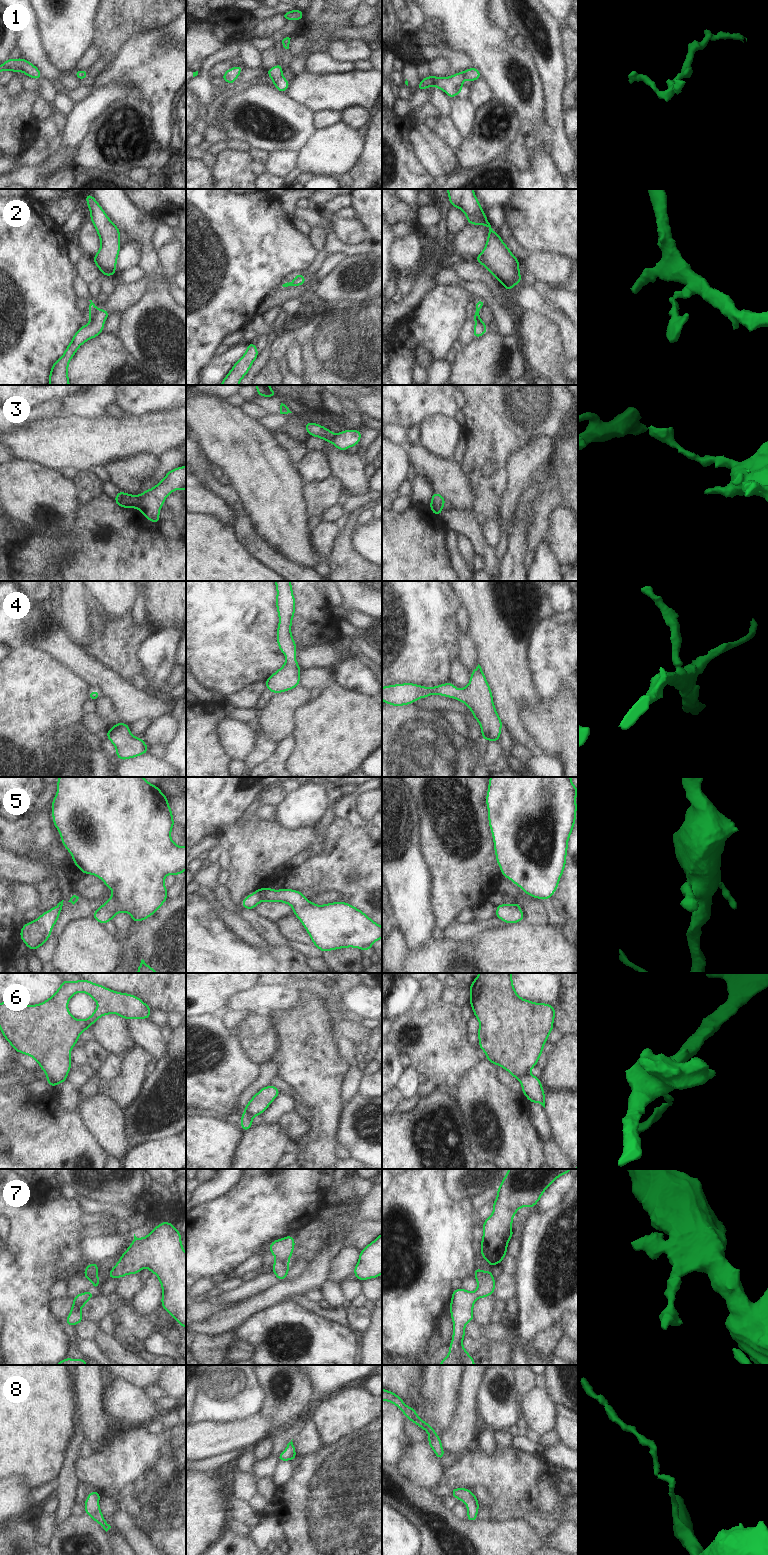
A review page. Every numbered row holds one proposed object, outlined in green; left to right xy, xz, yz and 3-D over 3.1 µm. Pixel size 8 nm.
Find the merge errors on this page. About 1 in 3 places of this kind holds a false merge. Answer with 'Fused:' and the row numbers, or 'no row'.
Fused: 2, 3, 6

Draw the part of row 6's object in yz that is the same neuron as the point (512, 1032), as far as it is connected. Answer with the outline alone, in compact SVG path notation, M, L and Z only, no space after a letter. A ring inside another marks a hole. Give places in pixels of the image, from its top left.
M479 973L469 991L469 1004L480 1022L478 1047L486 1053L487 1061L501 1066L518 1080L529 1075L554 1028L555 1006L519 997L513 986L512 973Z

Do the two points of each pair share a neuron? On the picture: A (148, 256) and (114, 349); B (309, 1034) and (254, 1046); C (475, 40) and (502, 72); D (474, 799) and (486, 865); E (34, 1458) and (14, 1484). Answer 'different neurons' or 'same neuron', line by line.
A: different neurons
B: different neurons
C: same neuron
D: same neuron
E: different neurons

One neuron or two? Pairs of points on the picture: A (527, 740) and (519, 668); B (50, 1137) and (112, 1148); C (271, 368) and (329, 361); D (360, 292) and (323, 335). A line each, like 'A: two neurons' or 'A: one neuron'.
A: one neuron
B: two neurons
C: two neurons
D: two neurons

